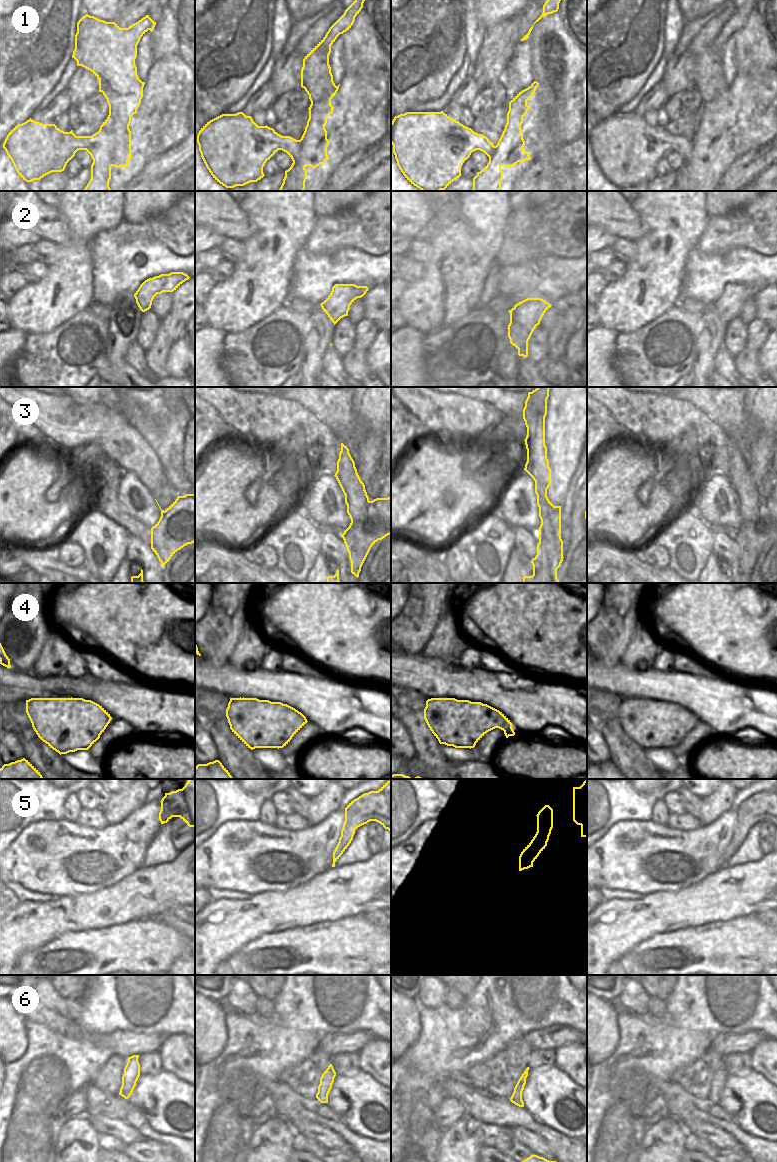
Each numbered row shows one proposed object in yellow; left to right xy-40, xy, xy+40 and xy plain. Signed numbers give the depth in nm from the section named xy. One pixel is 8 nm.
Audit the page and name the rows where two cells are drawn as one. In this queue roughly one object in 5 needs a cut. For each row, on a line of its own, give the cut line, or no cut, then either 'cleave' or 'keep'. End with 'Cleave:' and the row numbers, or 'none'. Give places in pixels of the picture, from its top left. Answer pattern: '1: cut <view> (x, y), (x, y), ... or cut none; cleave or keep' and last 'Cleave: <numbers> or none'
1: cut none; keep
2: cut none; keep
3: cut xy (370, 501), (365, 515), (361, 519), (351, 522); cleave
4: cut none; keep
5: cut none; keep
6: cut none; keep
Cleave: 3

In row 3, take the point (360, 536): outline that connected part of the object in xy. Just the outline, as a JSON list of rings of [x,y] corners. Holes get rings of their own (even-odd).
[[[391,496],[370,501],[363,519],[351,522],[343,534],[351,573],[358,578],[371,547],[391,534]]]

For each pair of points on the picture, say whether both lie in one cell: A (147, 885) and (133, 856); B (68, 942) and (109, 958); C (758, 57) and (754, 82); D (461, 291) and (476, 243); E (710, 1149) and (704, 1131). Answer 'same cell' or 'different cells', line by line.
A: different cells
B: same cell
C: different cells
D: same cell
E: different cells

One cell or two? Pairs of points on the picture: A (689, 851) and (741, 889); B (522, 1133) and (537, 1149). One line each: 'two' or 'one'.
A: two
B: one

